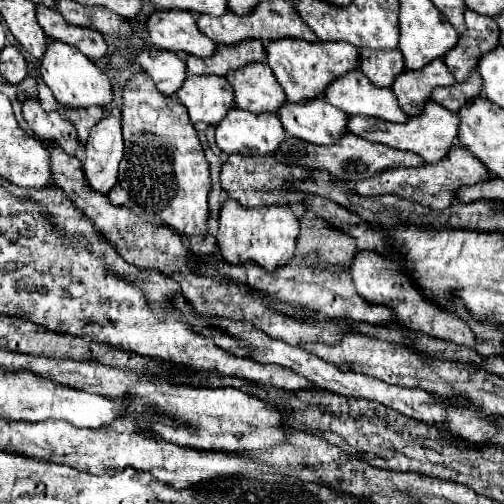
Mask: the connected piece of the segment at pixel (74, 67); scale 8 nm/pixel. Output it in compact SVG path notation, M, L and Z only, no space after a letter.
M50 39L48 51L44 53L40 73L44 83L52 89L56 101L66 107L90 107L90 105L108 105L112 101L110 93L110 81L108 77L82 53L76 51L76 47L68 43L60 43L56 39Z

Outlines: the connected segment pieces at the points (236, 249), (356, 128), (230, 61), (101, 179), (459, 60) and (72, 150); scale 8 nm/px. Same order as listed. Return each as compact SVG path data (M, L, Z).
M226 199L226 203L220 207L216 243L220 245L220 253L228 263L254 261L264 269L276 269L280 265L286 265L294 255L296 237L298 237L298 219L292 213L290 205L246 209L234 199Z
M432 99L422 107L420 115L408 117L408 123L384 123L384 119L368 119L368 117L348 117L348 131L352 131L358 137L364 137L368 141L384 143L394 149L404 149L420 155L426 163L440 161L448 149L452 147L456 133L458 133L458 115L450 113L442 105L434 103Z
M244 39L234 45L218 45L220 51L216 55L210 55L208 59L196 59L194 55L186 57L188 73L214 73L214 75L226 75L232 69L244 67L250 61L264 61L264 43L260 39Z
M106 113L106 117L92 127L90 137L88 137L86 145L84 145L84 151L86 151L86 159L84 159L82 167L84 167L84 173L86 173L86 179L88 179L90 187L96 189L96 191L108 193L114 187L114 183L118 181L118 165L120 165L120 159L124 155L122 119L120 119L120 115Z
M466 9L464 21L466 31L460 35L460 43L444 55L444 63L456 81L466 81L476 69L480 55L498 45L498 25L492 17L476 15L476 11Z
M28 99L22 107L22 115L28 127L34 131L34 137L46 145L58 145L68 155L76 155L80 141L72 121L64 119L56 111L42 111L38 99Z

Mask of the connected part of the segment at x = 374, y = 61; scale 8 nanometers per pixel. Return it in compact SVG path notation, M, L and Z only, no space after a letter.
M398 49L360 51L360 71L376 87L390 87L394 83L394 77L404 71L404 59Z

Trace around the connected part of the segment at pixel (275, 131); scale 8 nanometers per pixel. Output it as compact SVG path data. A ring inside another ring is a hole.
M232 107L232 111L228 111L228 115L224 115L224 119L216 125L216 145L226 155L274 153L278 149L278 145L284 141L284 137L286 137L286 131L276 113L256 115L256 113L248 113L248 111L240 111L238 107Z

